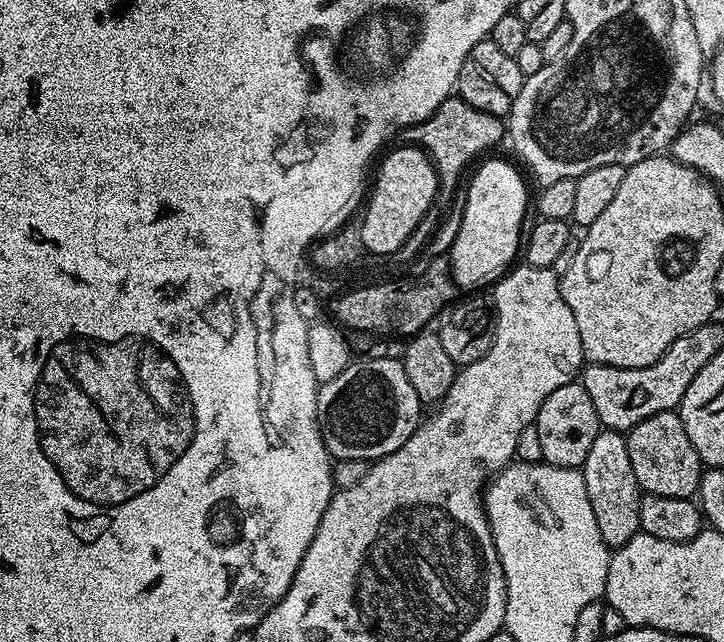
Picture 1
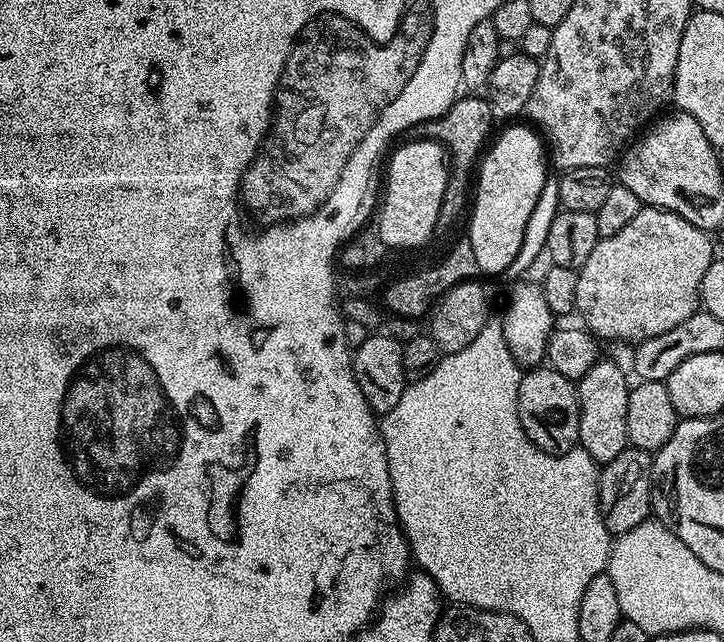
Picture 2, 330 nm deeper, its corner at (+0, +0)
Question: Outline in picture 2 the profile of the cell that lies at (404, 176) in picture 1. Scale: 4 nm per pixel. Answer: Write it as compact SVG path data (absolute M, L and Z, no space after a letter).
M413 139L392 156L388 164L388 189L384 192L384 205L379 205L378 231L389 249L416 248L433 239L438 210L446 194L450 164L443 144L434 140Z

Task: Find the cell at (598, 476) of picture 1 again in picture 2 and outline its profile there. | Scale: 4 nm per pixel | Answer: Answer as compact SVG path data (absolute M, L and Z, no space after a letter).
M601 358L576 384L576 397L580 403L580 438L579 447L596 460L597 465L603 466L614 462L618 454L630 447L628 431L626 430L626 406L630 380L624 377L624 372L612 360Z

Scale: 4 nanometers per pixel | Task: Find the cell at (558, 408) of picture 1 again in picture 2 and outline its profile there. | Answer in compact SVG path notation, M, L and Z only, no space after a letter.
M547 366L527 369L518 386L518 418L537 448L551 456L564 455L577 447L580 438L580 403L576 397L576 384Z

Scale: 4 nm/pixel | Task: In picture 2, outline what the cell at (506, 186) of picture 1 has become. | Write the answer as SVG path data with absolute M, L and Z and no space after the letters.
M531 127L528 128L506 129L497 140L495 137L491 141L478 164L478 179L474 184L474 199L470 204L472 221L468 224L466 239L470 246L474 246L474 258L484 274L503 274L517 257L519 247L523 244L526 224L542 193L546 177L546 144L539 135L536 137L531 132Z

